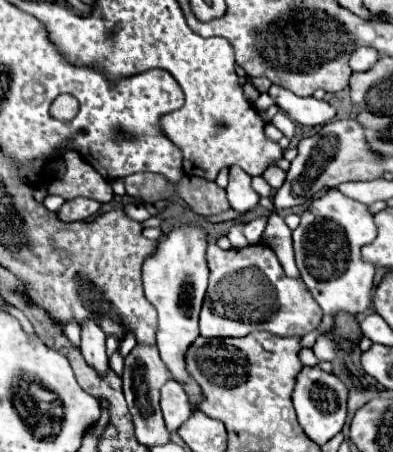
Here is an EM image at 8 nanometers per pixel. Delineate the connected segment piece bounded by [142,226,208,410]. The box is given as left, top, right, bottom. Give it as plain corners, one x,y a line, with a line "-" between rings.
198,226
174,228
168,236
158,242
158,250
144,262
144,296
158,312
156,344
160,350
162,362
172,372
172,378
182,384
188,394
192,410
198,410
198,404
204,400
200,386
186,372
186,352
188,346
200,336
198,332
198,314
208,286
208,264
206,264
206,234

